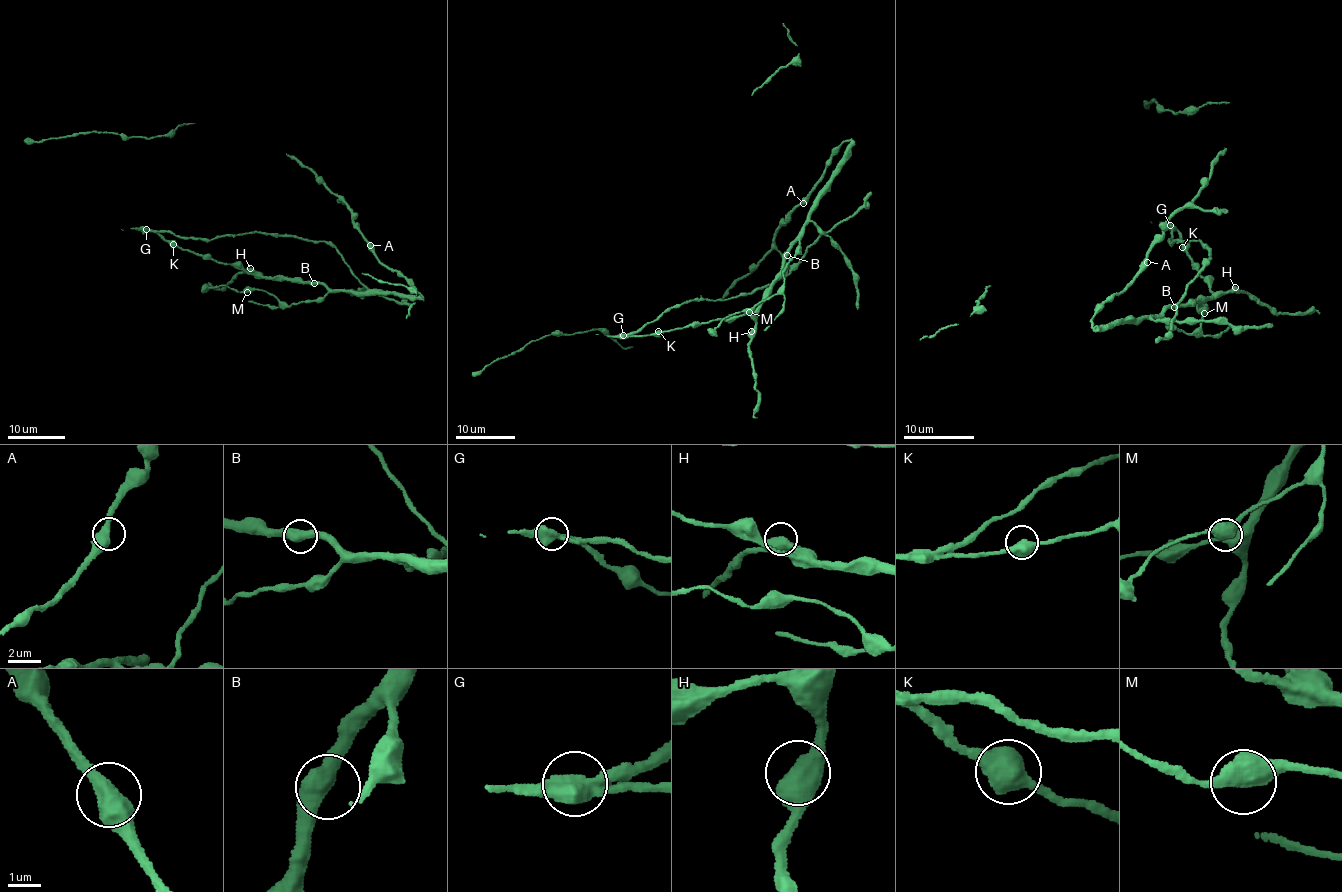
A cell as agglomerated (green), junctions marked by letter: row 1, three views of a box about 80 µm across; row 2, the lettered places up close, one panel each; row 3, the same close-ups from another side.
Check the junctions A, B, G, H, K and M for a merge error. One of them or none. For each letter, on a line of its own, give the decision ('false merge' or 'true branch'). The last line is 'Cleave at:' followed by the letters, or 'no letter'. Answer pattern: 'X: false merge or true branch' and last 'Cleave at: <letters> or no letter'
A: true branch
B: true branch
G: false merge
H: true branch
K: true branch
M: true branch
Cleave at: G

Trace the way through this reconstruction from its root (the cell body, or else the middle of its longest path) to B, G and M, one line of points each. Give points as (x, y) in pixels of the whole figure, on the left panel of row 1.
B: (255, 274), (314, 283)
G: (255, 274), (173, 247), (155, 232), (146, 229)
M: (255, 274), (318, 282), (327, 291), (316, 299), (289, 306), (262, 290), (247, 292)

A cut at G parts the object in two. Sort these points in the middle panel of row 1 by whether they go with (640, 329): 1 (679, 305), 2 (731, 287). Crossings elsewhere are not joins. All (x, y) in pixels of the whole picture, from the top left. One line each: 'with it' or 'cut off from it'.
1: with it
2: cut off from it

